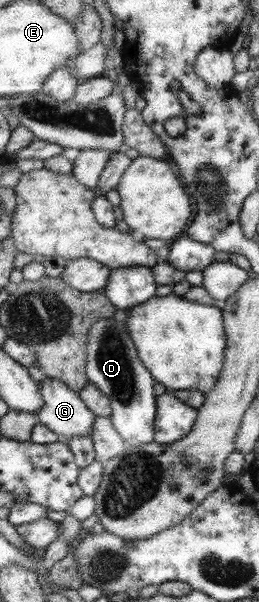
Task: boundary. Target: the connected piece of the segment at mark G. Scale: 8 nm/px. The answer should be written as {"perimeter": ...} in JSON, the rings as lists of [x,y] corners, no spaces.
{"perimeter":[[[46,377],[39,384],[44,398],[44,407],[36,414],[40,423],[50,427],[65,442],[72,437],[94,434],[94,423],[99,417],[79,392],[60,379]]]}

